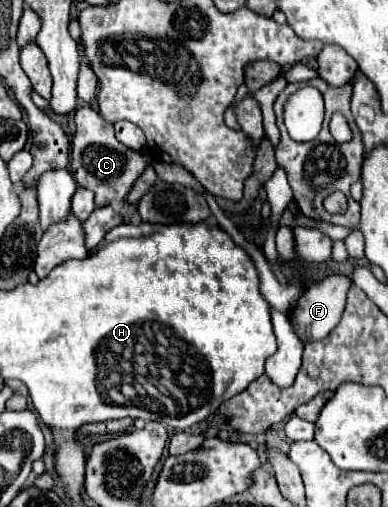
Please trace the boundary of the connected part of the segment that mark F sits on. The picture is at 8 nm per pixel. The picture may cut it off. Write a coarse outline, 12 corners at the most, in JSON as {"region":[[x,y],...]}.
{"region":[[350,280],[310,284],[290,312],[302,342],[322,340],[340,322]]}

